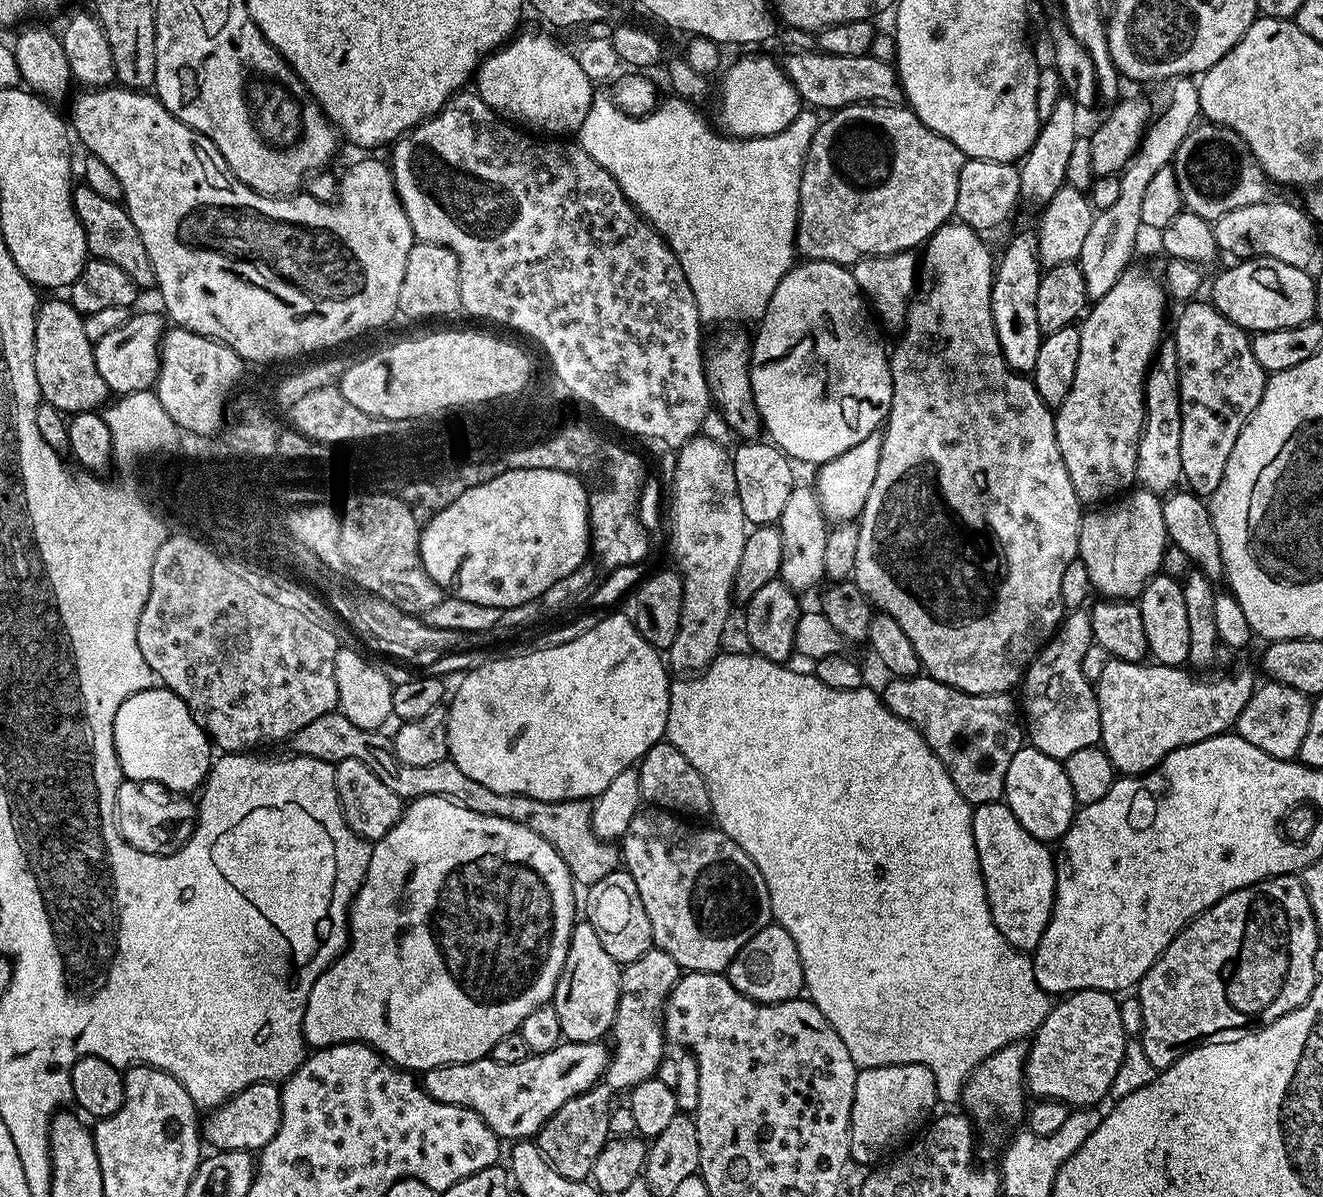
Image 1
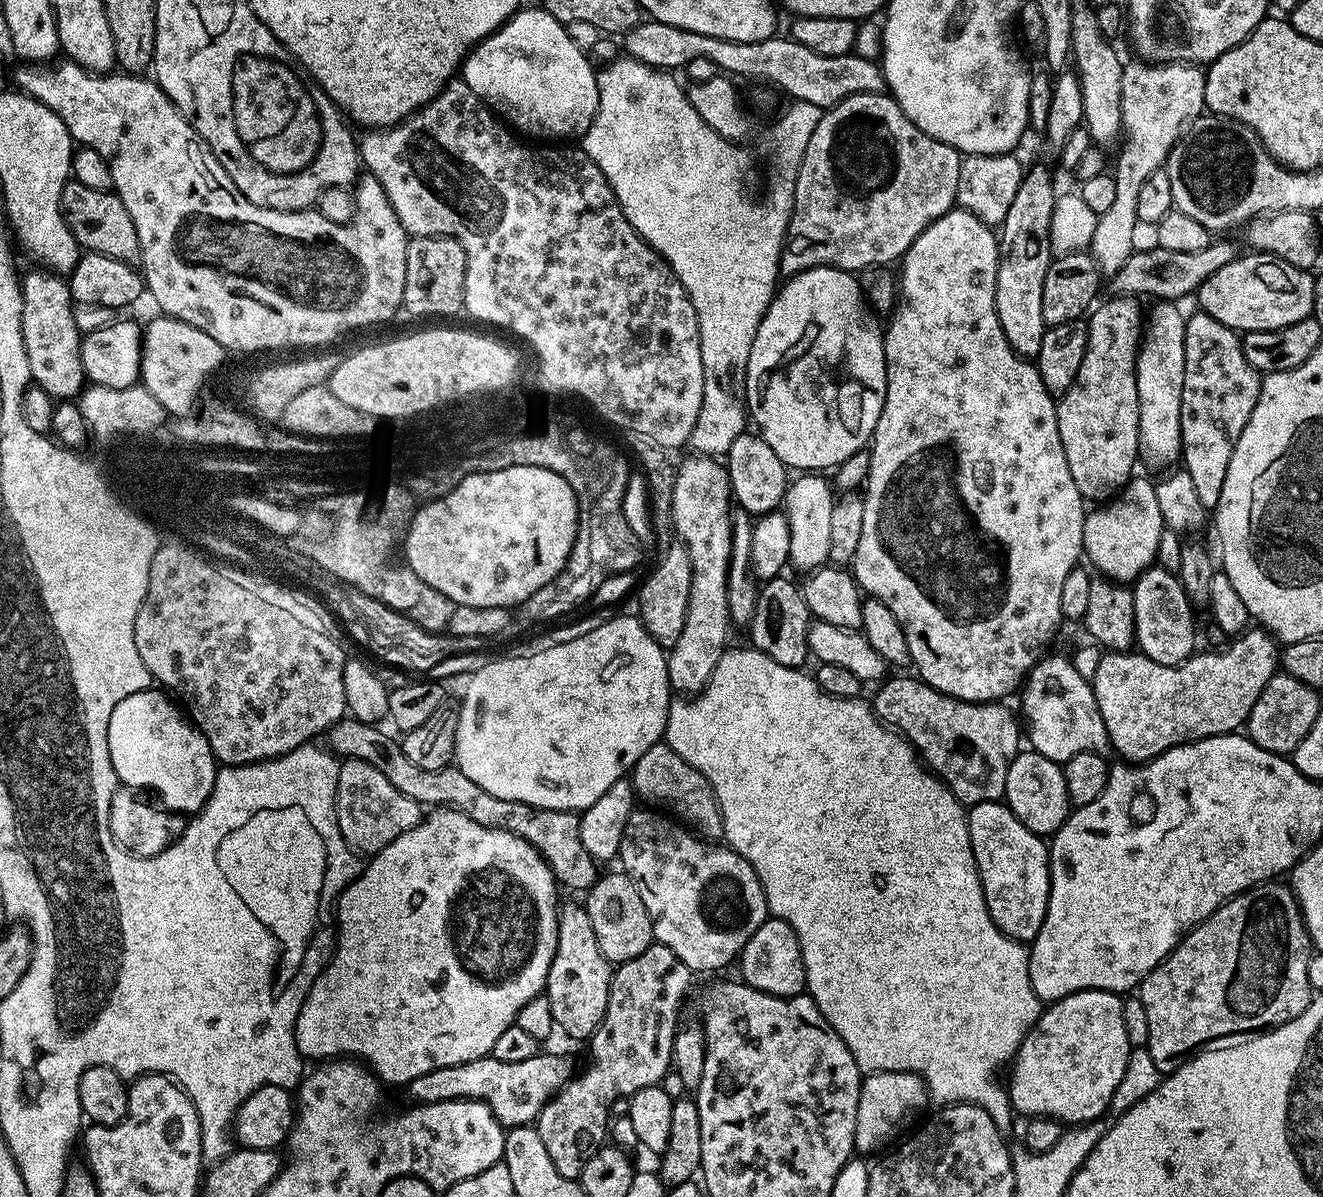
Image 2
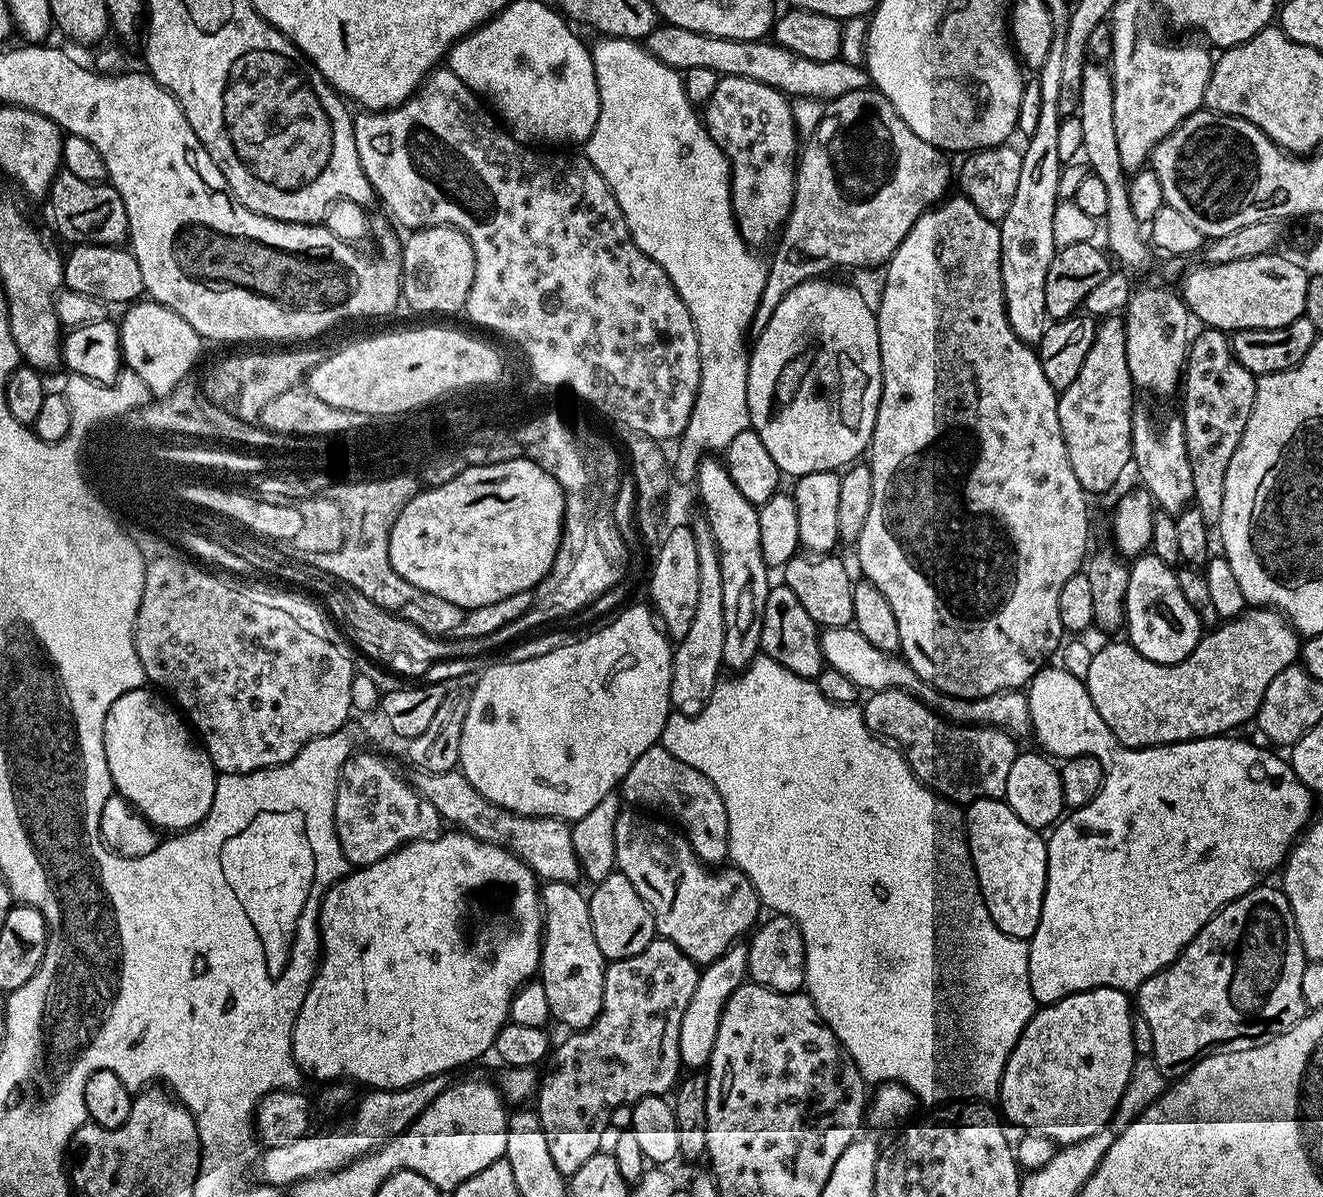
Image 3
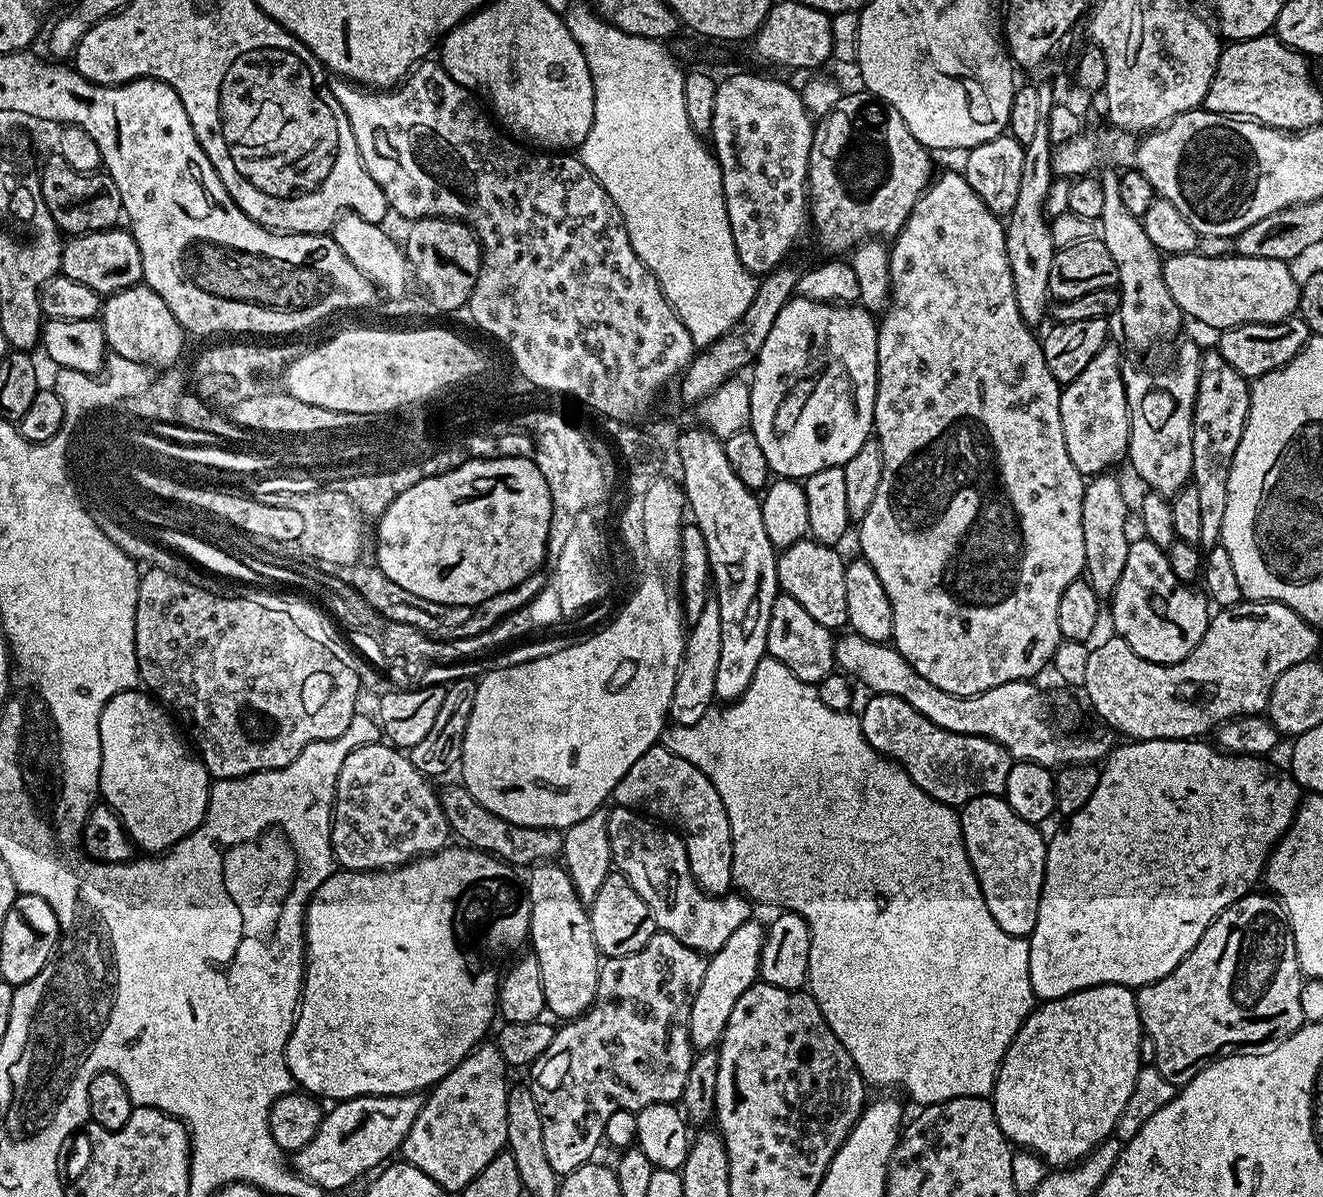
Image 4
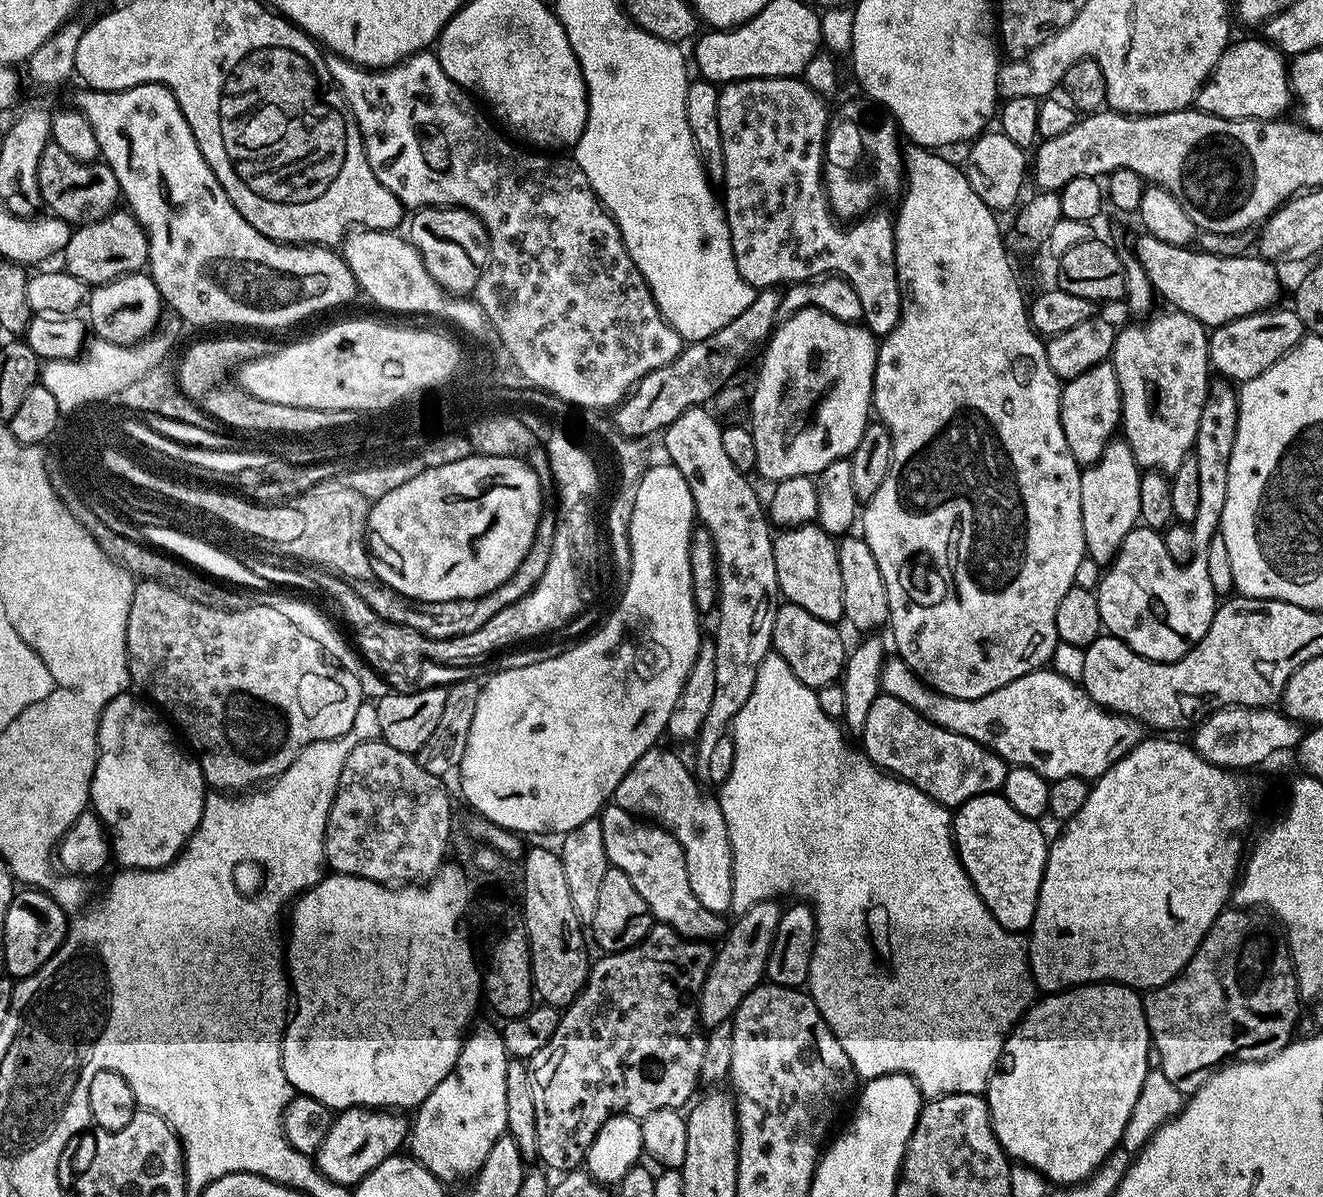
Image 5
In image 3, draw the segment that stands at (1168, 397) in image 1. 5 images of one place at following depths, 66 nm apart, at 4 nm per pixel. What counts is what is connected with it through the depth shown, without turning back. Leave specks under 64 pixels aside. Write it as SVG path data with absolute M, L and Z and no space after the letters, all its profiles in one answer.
M1137 287L1128 300L1128 307L1122 313L1126 330L1126 366L1130 366L1130 378L1137 389L1149 392L1152 396L1177 395L1182 384L1184 365L1188 363L1188 345L1190 331L1188 320L1190 313L1184 297L1179 291L1171 292L1168 288Z

